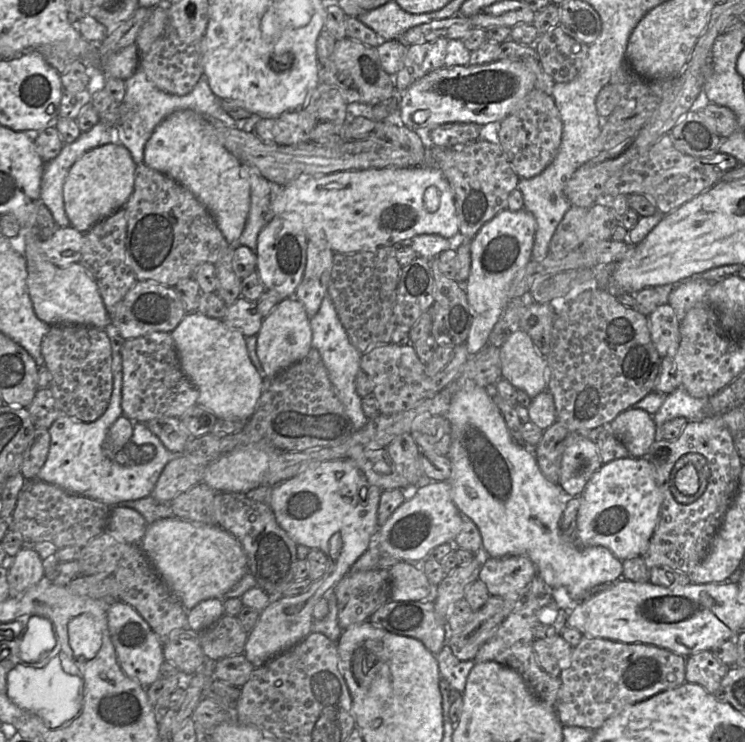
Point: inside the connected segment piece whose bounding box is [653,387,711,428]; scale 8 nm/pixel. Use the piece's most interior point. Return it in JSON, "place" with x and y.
{"place":[679,403]}

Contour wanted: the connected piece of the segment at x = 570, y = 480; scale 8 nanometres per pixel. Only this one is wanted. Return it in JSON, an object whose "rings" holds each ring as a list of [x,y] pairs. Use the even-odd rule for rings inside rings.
{"rings":[[[572,433],[573,442],[563,452],[558,485],[572,496],[580,496],[591,478],[601,467],[597,445],[586,433]]]}

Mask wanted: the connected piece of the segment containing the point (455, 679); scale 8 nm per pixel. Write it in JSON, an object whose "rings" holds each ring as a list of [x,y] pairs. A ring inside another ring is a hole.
{"rings":[[[447,643],[435,656],[438,662],[440,680],[447,680],[453,690],[462,694],[466,687],[468,675],[476,663],[473,660],[461,661],[456,658]]]}

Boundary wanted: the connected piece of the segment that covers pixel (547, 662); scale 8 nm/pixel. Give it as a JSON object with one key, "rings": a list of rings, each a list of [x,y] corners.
{"rings":[[[561,636],[535,639],[533,644],[539,666],[551,676],[559,677],[570,664],[573,647]]]}

